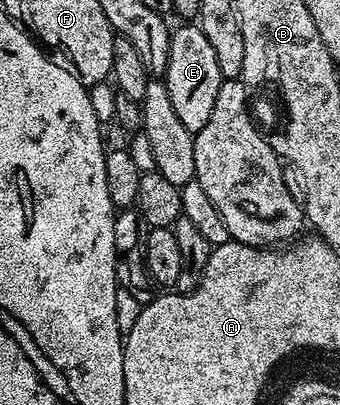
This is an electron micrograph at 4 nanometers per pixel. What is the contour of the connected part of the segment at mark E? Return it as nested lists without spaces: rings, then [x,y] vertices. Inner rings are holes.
[[[180,25],[171,32],[168,68],[162,81],[168,87],[170,102],[173,103],[182,125],[193,133],[202,129],[206,121],[210,121],[210,112],[214,110],[214,100],[218,97],[221,85],[218,57],[214,57],[214,45],[206,41],[206,33],[202,33],[199,25]]]

